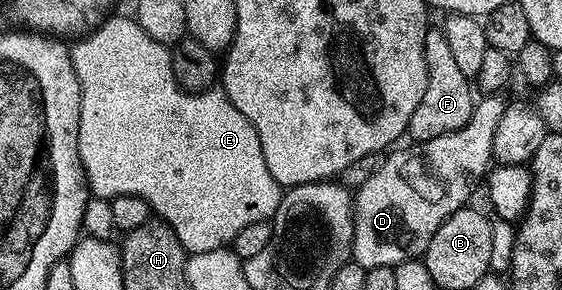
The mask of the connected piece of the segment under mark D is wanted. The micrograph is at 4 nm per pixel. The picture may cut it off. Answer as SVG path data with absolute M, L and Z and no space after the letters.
M485 95L474 104L471 119L459 131L439 135L430 141L410 144L410 149L397 147L382 160L381 166L360 189L353 201L353 252L352 260L358 261L366 271L375 267L392 267L420 258L431 243L435 231L452 213L466 208L473 184L490 172L493 161L495 127L507 104L501 95Z

